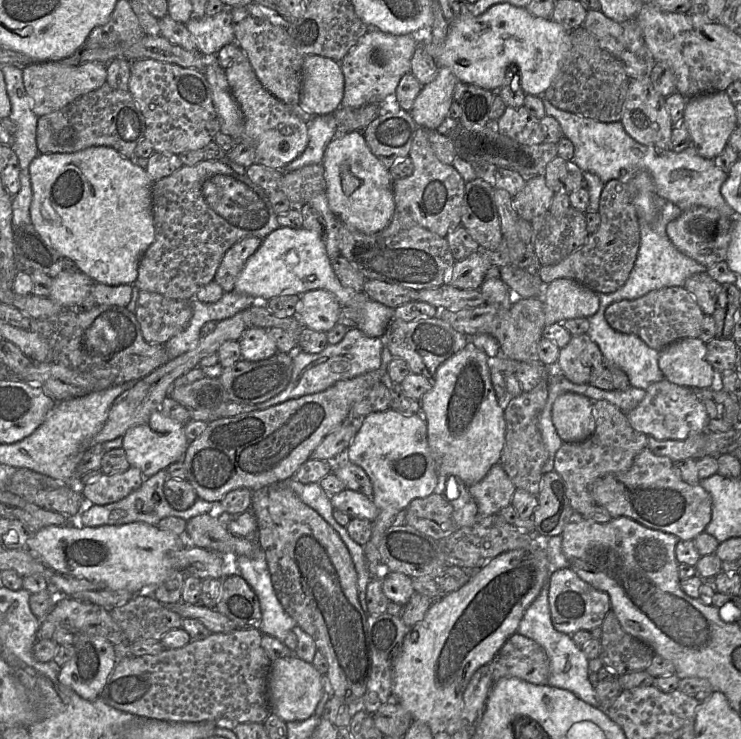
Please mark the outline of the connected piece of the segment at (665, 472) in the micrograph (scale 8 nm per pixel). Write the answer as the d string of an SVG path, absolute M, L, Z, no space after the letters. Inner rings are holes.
M644 448L632 466L623 473L607 474L592 486L596 505L603 507L613 518L628 517L643 526L673 534L680 540L693 540L709 524L712 515L712 498L699 484L683 481L668 457L657 456Z

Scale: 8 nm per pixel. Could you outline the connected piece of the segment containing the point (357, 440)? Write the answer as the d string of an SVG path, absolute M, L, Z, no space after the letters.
M394 410L374 412L367 415L347 449L347 458L361 467L373 487L372 502L378 509L377 517L371 522L371 537L363 545L371 579L383 580L389 572L380 563L379 545L386 530L393 525L398 513L410 502L432 494L438 483L438 474L427 441L427 424L415 414L404 416Z

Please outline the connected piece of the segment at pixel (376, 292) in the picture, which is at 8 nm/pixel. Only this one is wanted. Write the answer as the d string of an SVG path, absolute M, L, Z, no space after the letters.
M366 280L363 292L370 299L393 309L418 299L417 290L379 280Z

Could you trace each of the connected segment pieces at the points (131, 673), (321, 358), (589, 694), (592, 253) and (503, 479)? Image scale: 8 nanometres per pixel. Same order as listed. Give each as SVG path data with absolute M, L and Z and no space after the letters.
M236 629L230 633L211 633L202 640L192 640L181 648L164 649L157 655L127 656L116 666L100 693L109 706L150 719L201 722L228 718L237 722L263 723L271 714L268 677L272 661L262 647L259 629Z
M351 328L338 344L329 344L320 353L294 353L293 369L289 384L276 396L256 404L257 410L264 410L287 400L322 392L341 380L348 380L359 375L379 369L383 340L366 336L358 328Z
M549 578L542 587L539 595L526 609L519 623L517 633L534 640L545 650L549 659L548 685L571 691L584 702L600 708L595 689L592 687L588 678L588 660L583 650L575 644L571 635L557 631L552 624L548 591Z
M619 180L608 181L602 190L598 213L600 224L586 243L554 265L542 265L538 275L542 282L549 284L557 279L572 279L598 294L612 293L627 281L637 258L640 247L639 221L632 204L627 183Z
M499 463L493 465L477 483L468 487L476 503L478 514L496 515L510 505L516 488Z

